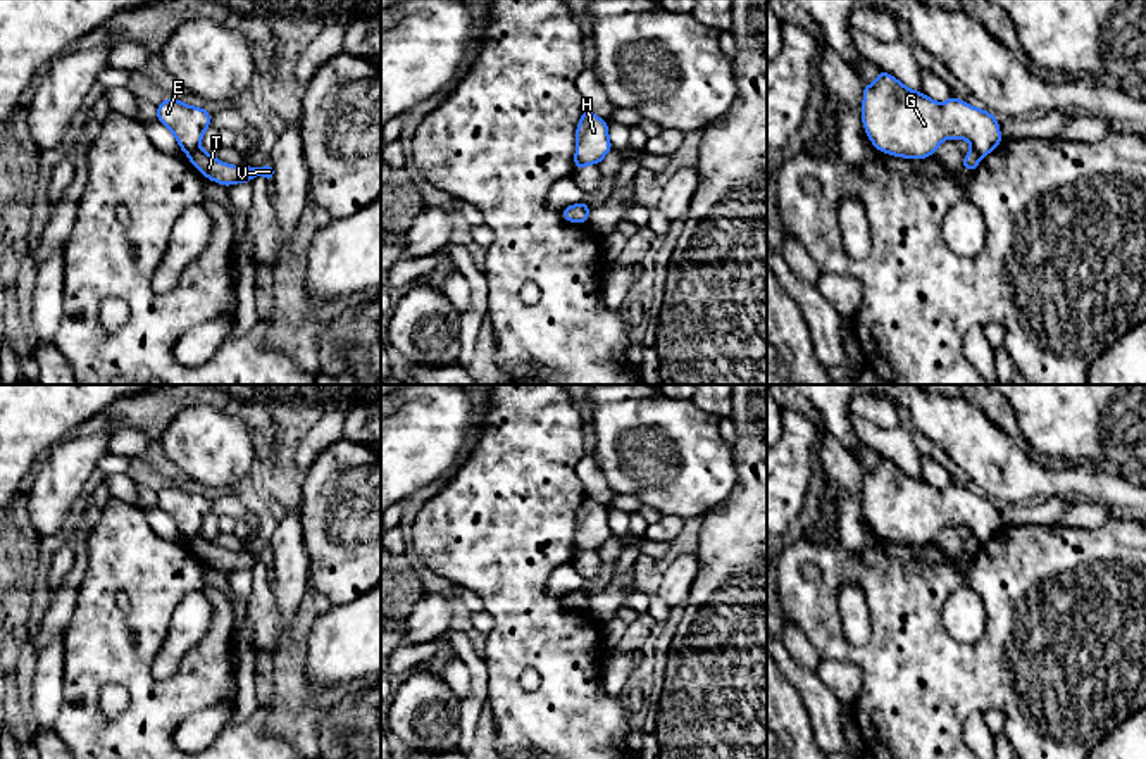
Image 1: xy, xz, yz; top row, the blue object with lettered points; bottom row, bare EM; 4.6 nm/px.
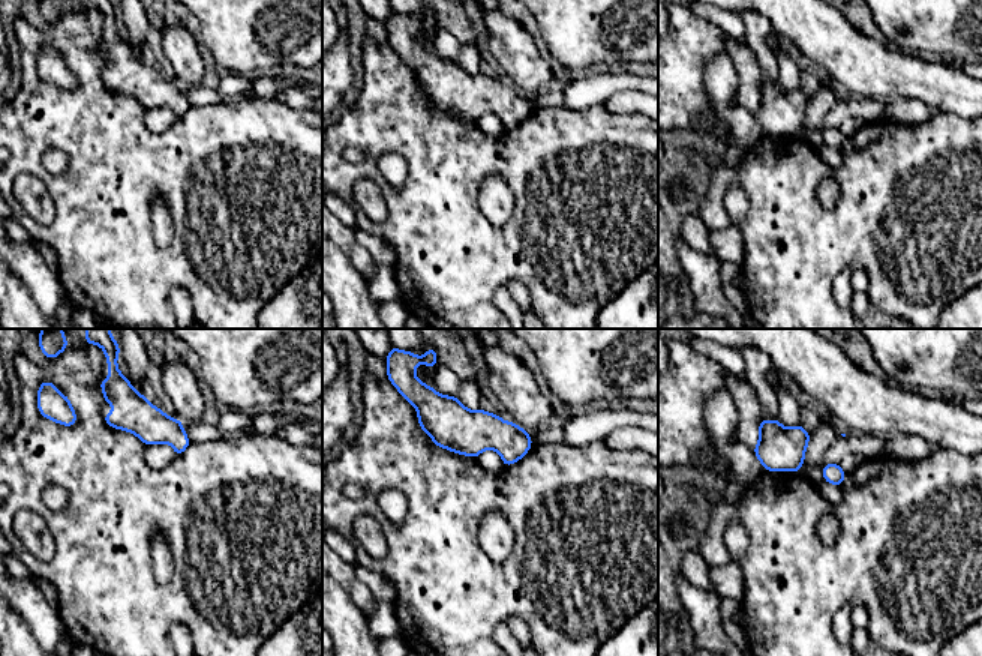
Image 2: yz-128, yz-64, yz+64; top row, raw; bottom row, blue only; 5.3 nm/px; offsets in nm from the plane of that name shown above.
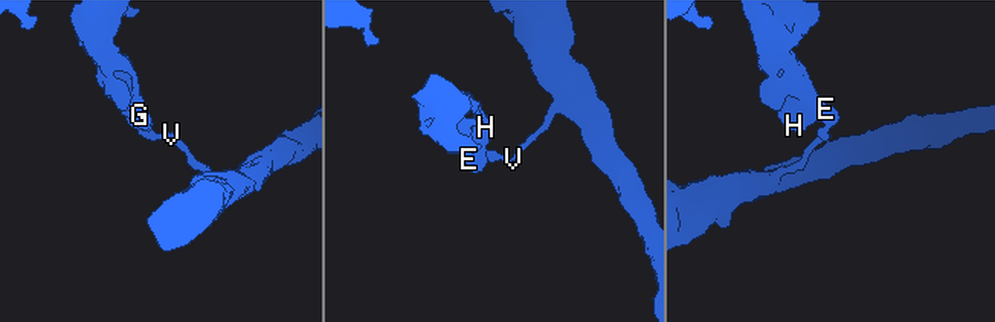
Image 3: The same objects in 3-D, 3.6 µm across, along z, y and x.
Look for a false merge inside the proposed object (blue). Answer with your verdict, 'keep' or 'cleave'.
cleave

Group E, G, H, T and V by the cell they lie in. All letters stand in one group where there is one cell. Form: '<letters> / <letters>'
E G H / T V

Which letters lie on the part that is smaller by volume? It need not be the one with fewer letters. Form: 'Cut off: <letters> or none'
Cut off: E, G, H

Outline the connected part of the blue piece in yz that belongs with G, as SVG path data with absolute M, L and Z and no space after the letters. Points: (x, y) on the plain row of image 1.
M879 457L874 471L863 471L862 507L877 536L905 545L931 543L948 524L968 526L982 545L1003 528L996 502L955 483L937 490L884 457Z

